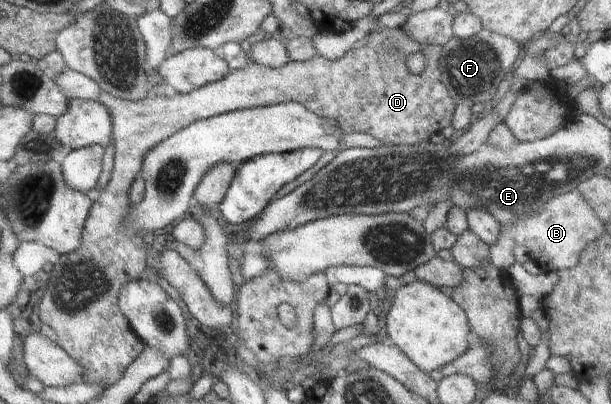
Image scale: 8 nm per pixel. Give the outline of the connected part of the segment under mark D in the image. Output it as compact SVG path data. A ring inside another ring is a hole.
M384 28L376 35L368 35L362 44L349 49L346 52L346 55L343 55L339 60L330 60L328 58L323 58L320 55L316 55L313 58L310 58L308 61L296 61L290 60L285 66L279 68L271 68L268 66L263 66L256 64L254 62L249 62L244 69L241 70L229 70L228 75L223 77L220 81L209 83L206 86L199 87L194 91L191 91L187 94L178 94L176 96L157 96L148 97L146 96L143 100L138 100L137 102L133 101L124 101L106 93L105 91L100 90L98 100L110 114L112 118L112 138L115 145L114 153L114 167L112 169L112 174L107 185L96 199L92 203L91 208L89 209L88 219L86 219L83 228L81 229L81 238L79 239L79 246L76 248L76 251L71 251L67 254L62 254L59 256L58 261L52 266L51 276L49 282L46 286L46 291L44 291L44 297L42 297L42 303L38 307L40 311L40 321L48 323L52 329L56 332L56 339L58 339L58 345L65 351L69 356L72 356L72 359L75 359L79 362L80 367L83 367L83 377L82 381L87 383L98 383L101 384L103 388L108 386L113 386L126 371L126 368L142 353L142 350L146 347L145 343L133 332L133 329L129 326L126 316L120 311L118 305L119 291L120 288L127 284L129 281L140 279L147 275L147 266L146 266L146 255L149 252L148 247L145 245L145 240L141 236L129 236L126 235L126 232L121 227L123 222L123 217L130 207L128 199L128 190L130 184L133 182L133 179L138 175L141 170L141 163L144 159L144 156L147 154L147 151L154 147L157 143L160 143L163 139L166 139L169 135L176 133L178 130L181 130L183 127L194 123L196 120L208 119L212 116L217 116L220 114L225 114L234 110L243 110L248 108L261 108L264 106L273 106L274 104L281 104L284 102L298 102L303 106L306 103L316 103L316 111L320 111L320 115L323 115L324 118L332 117L338 121L339 129L342 133L354 133L354 132L364 132L369 133L379 139L384 144L400 144L400 145L414 145L419 144L420 142L425 143L428 141L430 135L433 133L441 133L441 130L444 127L451 125L454 110L455 110L455 101L452 99L452 96L449 94L449 91L445 88L443 81L441 80L441 71L439 70L439 55L440 47L427 46L426 44L421 44L414 41L409 37L408 34L401 28ZM387 46L393 46L394 50L389 52ZM419 51L426 57L428 64L419 75L410 74L408 68L406 68L406 57L409 54Z

